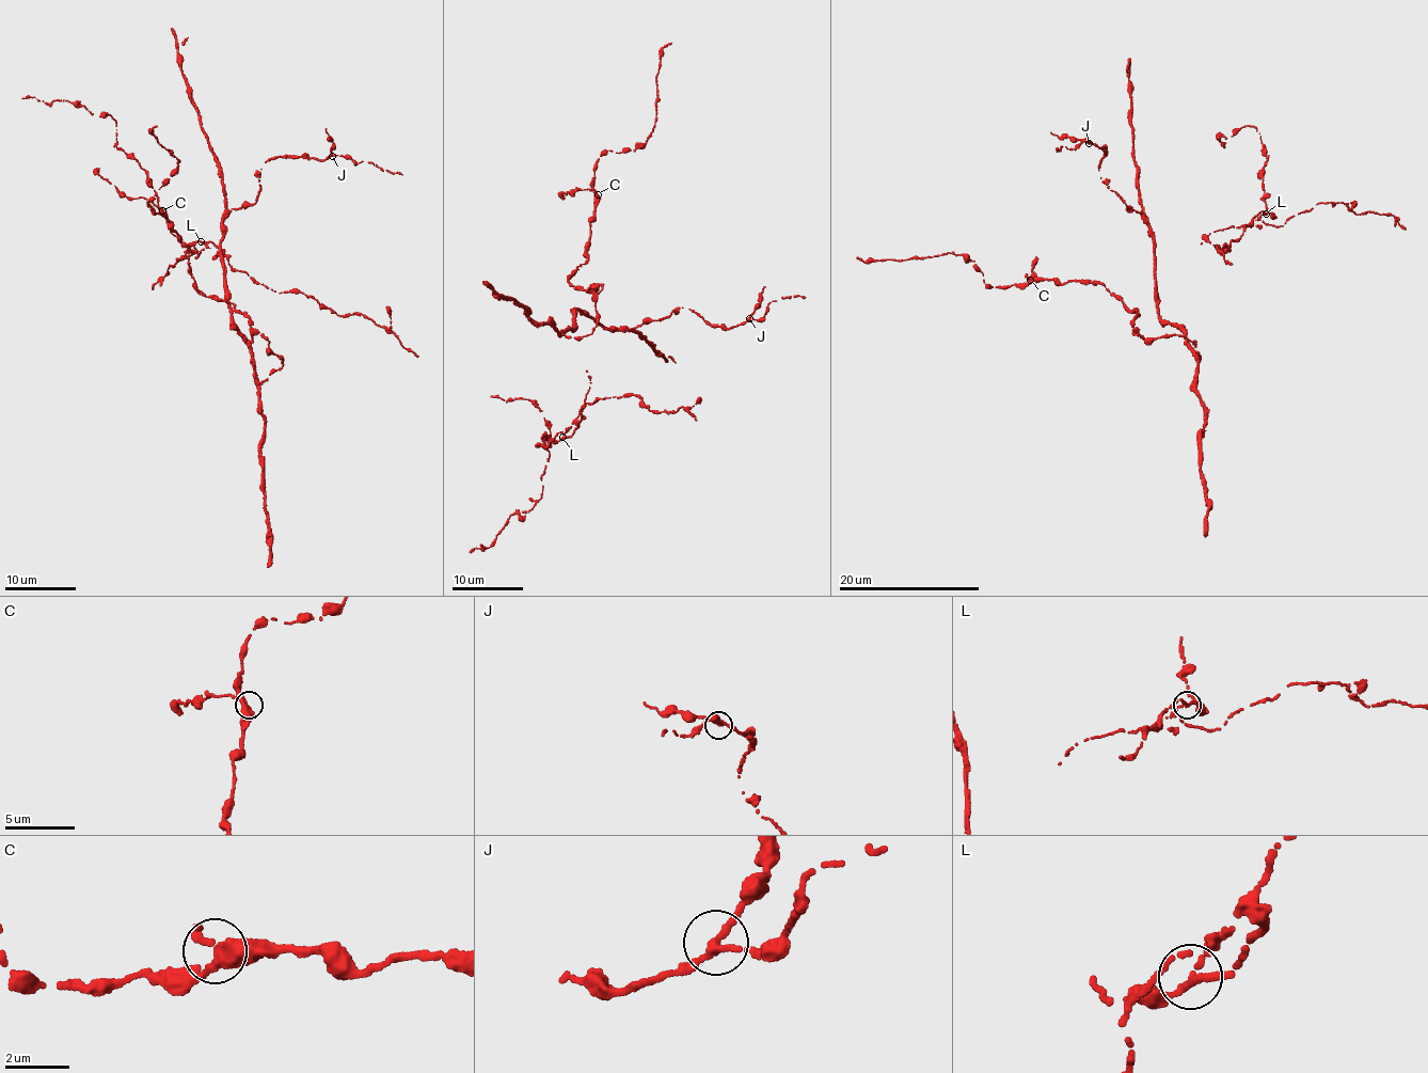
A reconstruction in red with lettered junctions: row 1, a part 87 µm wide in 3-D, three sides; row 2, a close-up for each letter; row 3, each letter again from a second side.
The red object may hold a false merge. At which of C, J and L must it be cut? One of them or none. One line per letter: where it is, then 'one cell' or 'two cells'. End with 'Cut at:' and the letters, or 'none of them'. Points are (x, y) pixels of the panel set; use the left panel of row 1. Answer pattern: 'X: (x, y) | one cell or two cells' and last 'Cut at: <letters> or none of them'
C: (162, 210) | one cell
J: (332, 156) | one cell
L: (201, 241) | two cells
Cut at: L

